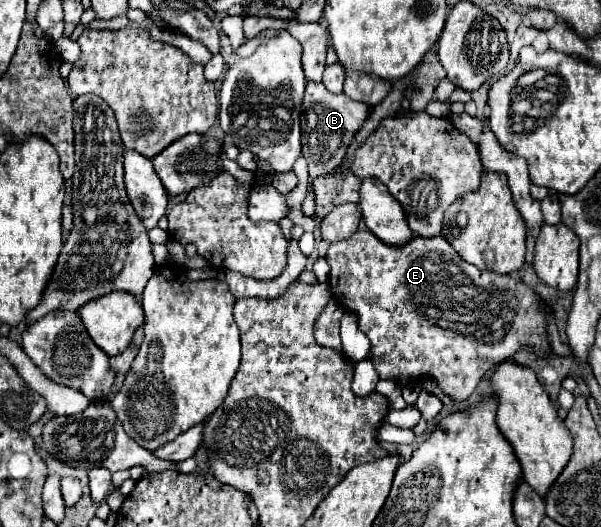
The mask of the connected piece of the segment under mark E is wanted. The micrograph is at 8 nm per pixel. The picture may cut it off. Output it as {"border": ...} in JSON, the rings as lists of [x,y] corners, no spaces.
{"border":[[[356,231],[350,239],[330,245],[326,261],[330,263],[330,279],[328,281],[330,281],[330,287],[332,287],[334,295],[338,297],[338,301],[346,309],[356,313],[360,331],[370,339],[372,363],[374,363],[380,379],[390,379],[390,381],[396,381],[398,385],[404,387],[404,385],[416,383],[420,377],[430,377],[454,401],[466,401],[472,395],[472,391],[476,389],[478,381],[486,375],[486,371],[492,369],[496,363],[502,363],[504,359],[512,357],[522,345],[526,345],[526,341],[530,341],[530,347],[538,349],[538,353],[544,353],[550,347],[548,337],[546,337],[546,323],[544,323],[542,311],[538,307],[540,297],[526,283],[522,283],[520,279],[516,279],[512,275],[498,275],[498,273],[492,273],[492,271],[482,271],[482,269],[462,261],[462,257],[458,257],[458,253],[454,253],[452,245],[444,237],[412,237],[404,245],[388,245],[388,243],[380,241],[372,231]]]}

